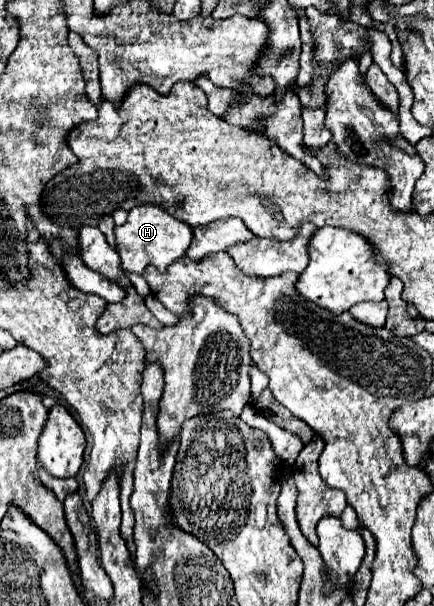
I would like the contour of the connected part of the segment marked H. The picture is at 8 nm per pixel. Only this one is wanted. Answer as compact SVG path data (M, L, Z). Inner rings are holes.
M153 204L137 206L129 212L127 224L115 226L115 244L121 256L121 270L143 274L147 266L155 266L157 270L165 270L169 264L185 256L189 244L193 240L193 232L189 224L177 220L167 210L157 208Z

